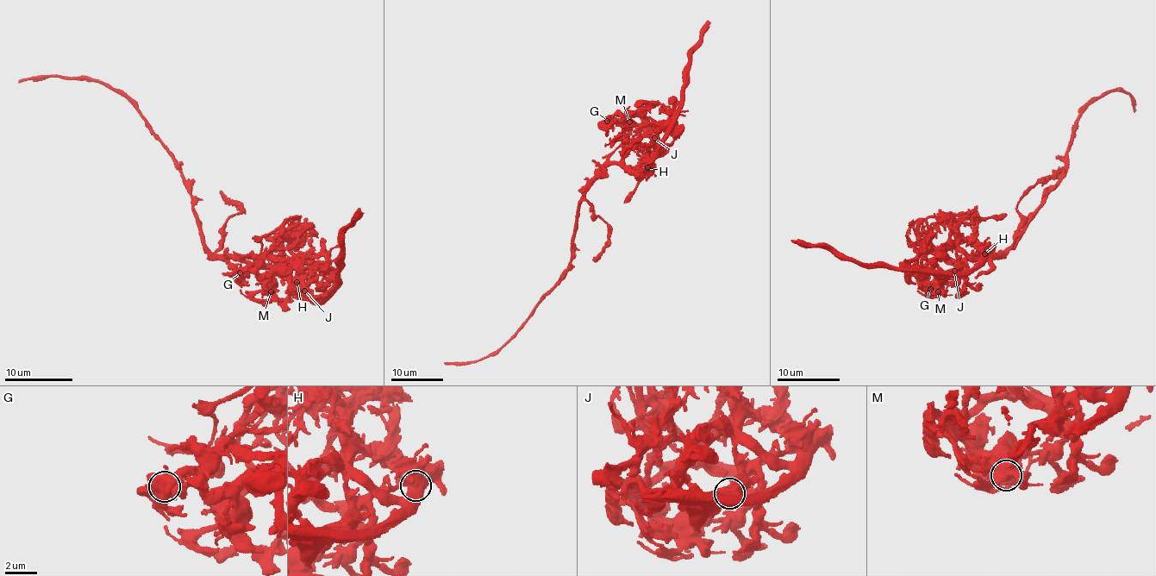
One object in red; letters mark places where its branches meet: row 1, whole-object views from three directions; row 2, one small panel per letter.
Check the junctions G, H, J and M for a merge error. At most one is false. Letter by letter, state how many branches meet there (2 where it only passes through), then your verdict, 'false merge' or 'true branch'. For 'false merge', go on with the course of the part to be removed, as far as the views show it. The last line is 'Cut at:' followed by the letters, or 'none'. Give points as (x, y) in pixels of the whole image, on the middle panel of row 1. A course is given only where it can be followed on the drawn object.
G: 4 branches meet; true branch
H: 4 branches meet; false merge; foreign part runs (648, 168), (636, 172), (604, 166), (583, 196), (571, 260), (559, 283), (494, 353), (474, 362), (444, 363)
J: 4 branches meet; true branch
M: 4 branches meet; true branch
Cut at: H

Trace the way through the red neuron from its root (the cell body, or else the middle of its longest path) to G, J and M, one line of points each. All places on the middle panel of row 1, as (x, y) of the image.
G: (578, 208), (579, 201), (590, 181), (624, 140), (627, 132), (627, 121), (619, 118), (607, 121)
J: (578, 208), (578, 204), (604, 168), (622, 165), (637, 172), (645, 170), (648, 164), (647, 151), (654, 138)
M: (578, 208), (579, 201), (590, 181), (626, 139), (627, 121), (621, 115), (629, 122)

